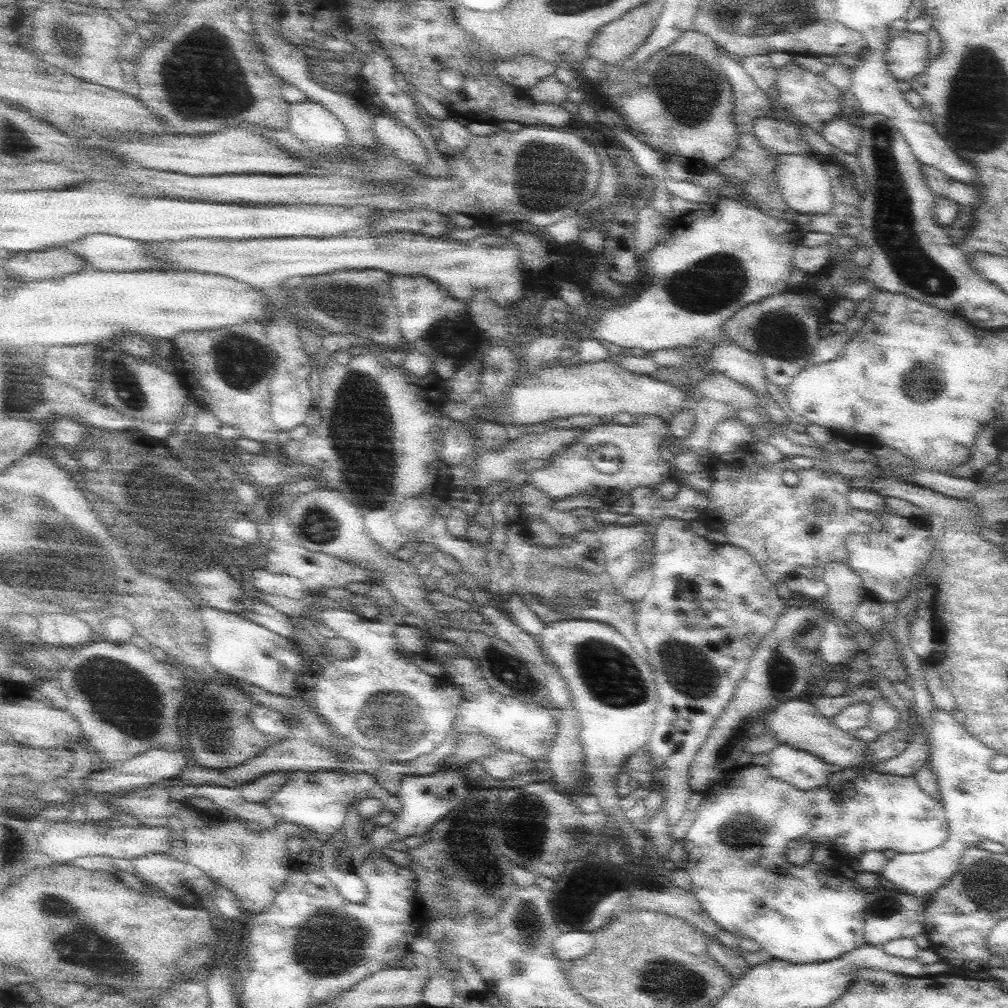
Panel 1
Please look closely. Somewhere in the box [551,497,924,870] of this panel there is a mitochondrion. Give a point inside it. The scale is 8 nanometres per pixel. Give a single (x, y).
(612, 675)

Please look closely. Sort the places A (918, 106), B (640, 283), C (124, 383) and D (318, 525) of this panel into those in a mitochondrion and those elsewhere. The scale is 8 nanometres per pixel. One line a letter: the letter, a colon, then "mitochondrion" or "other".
A: other
B: other
C: mitochondrion
D: mitochondrion

